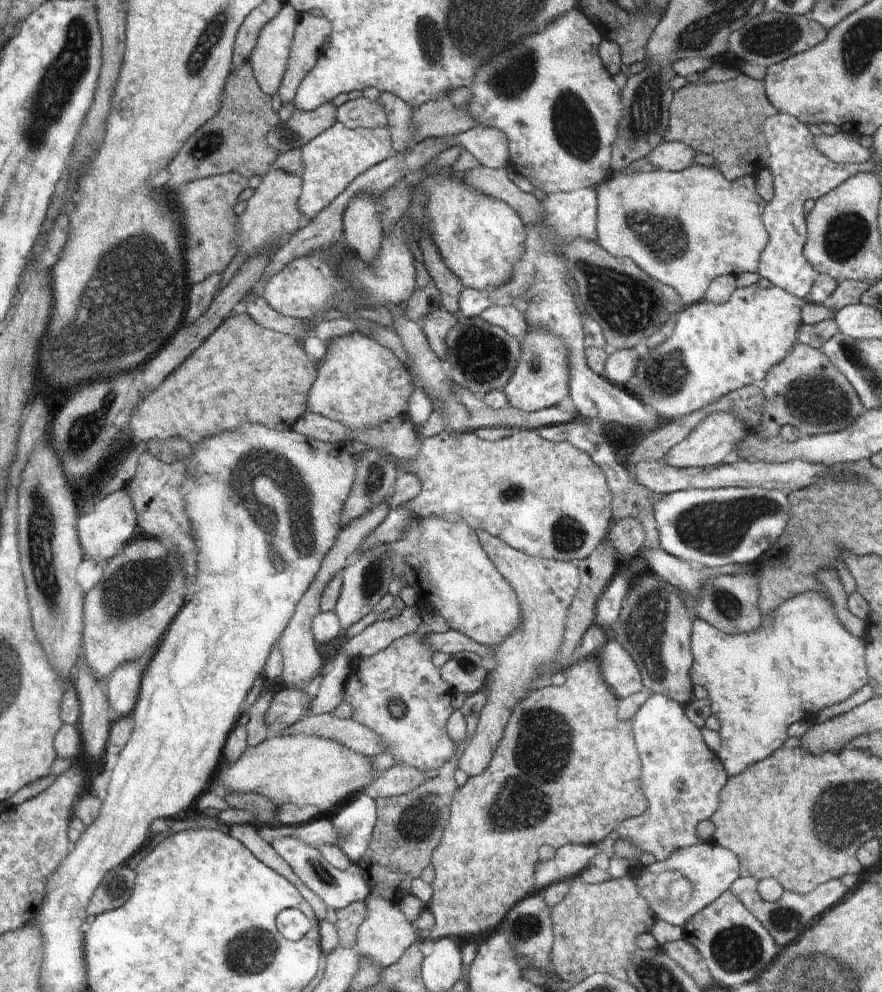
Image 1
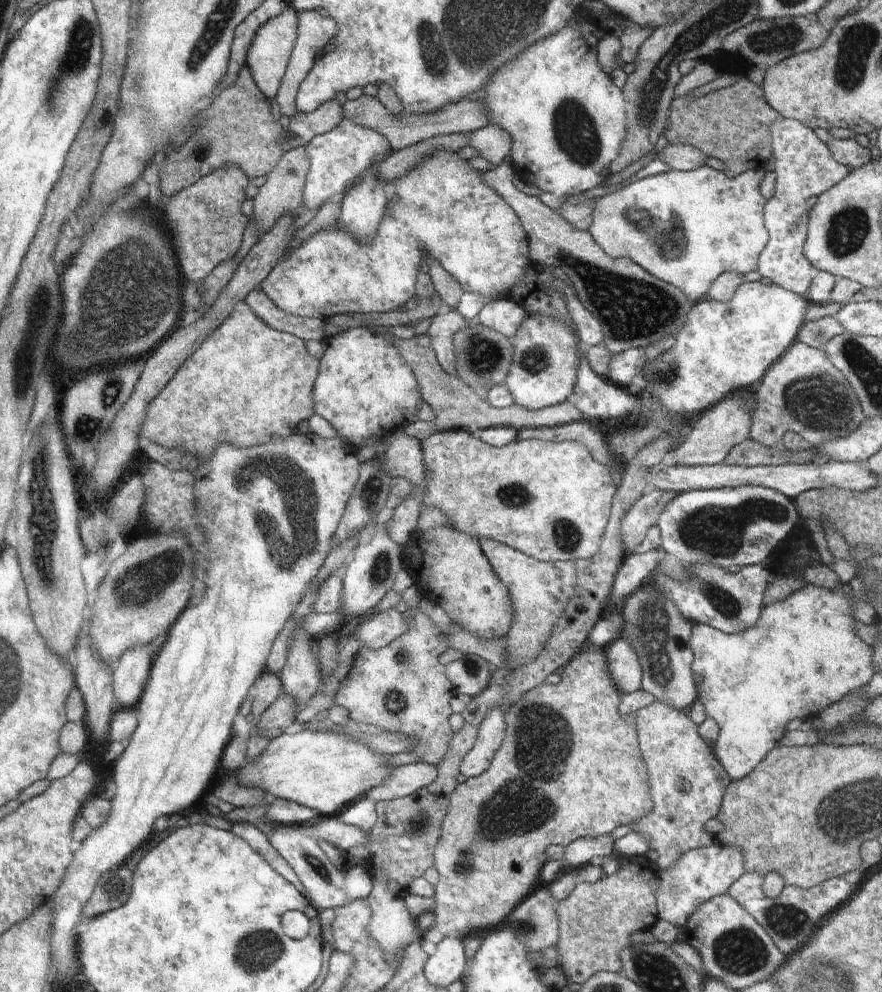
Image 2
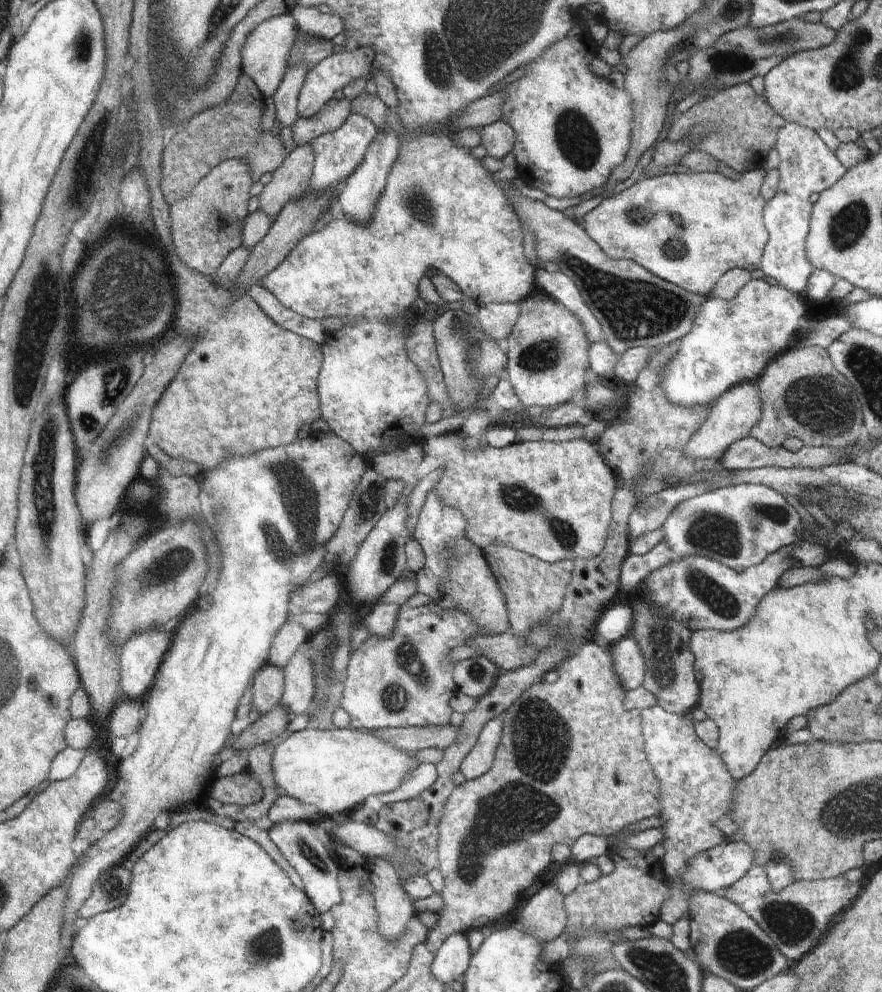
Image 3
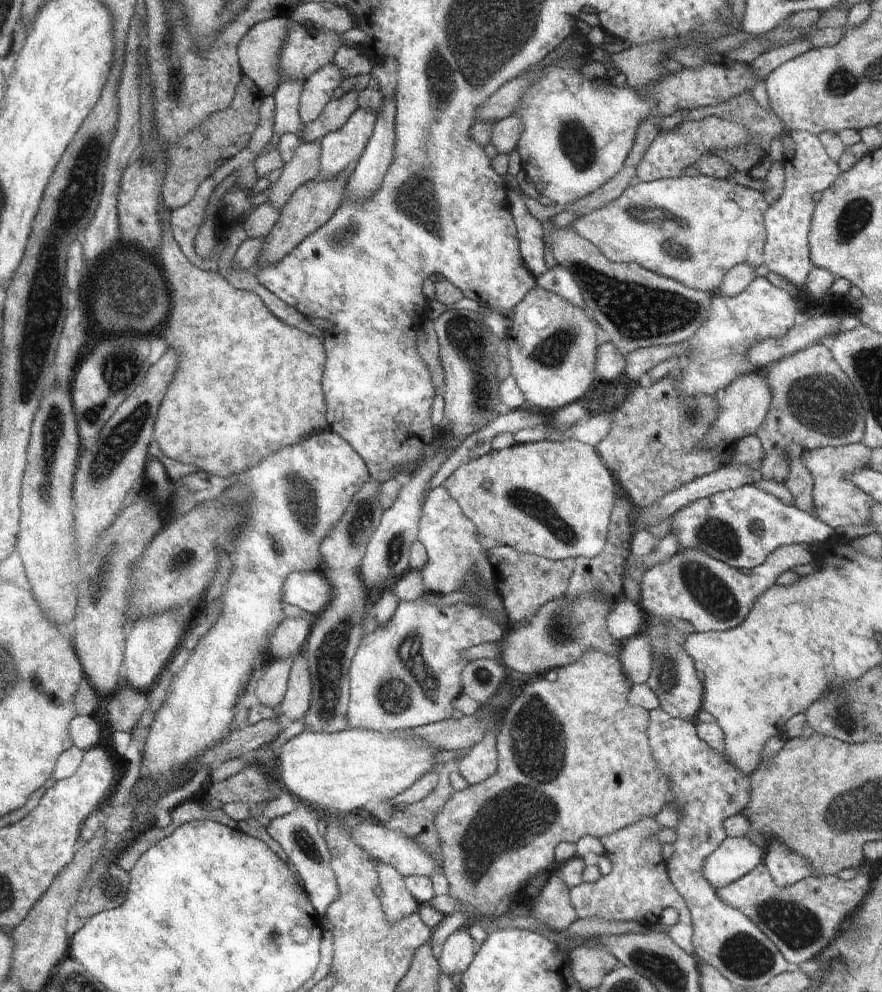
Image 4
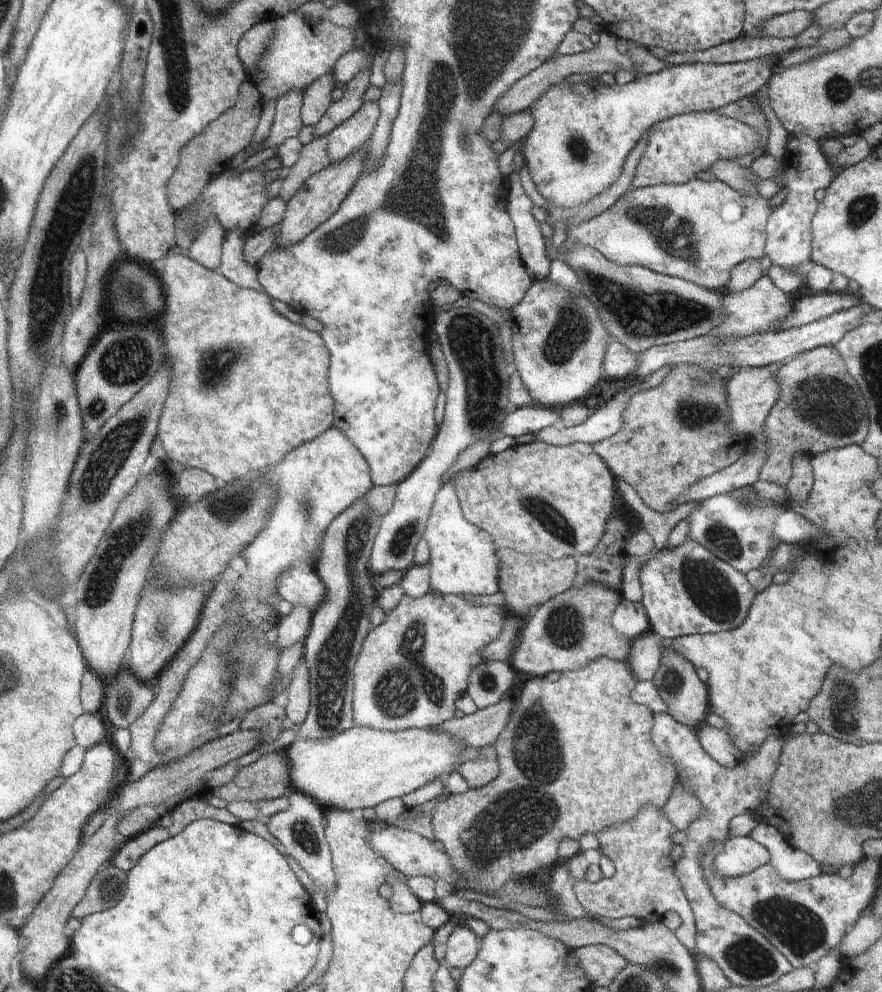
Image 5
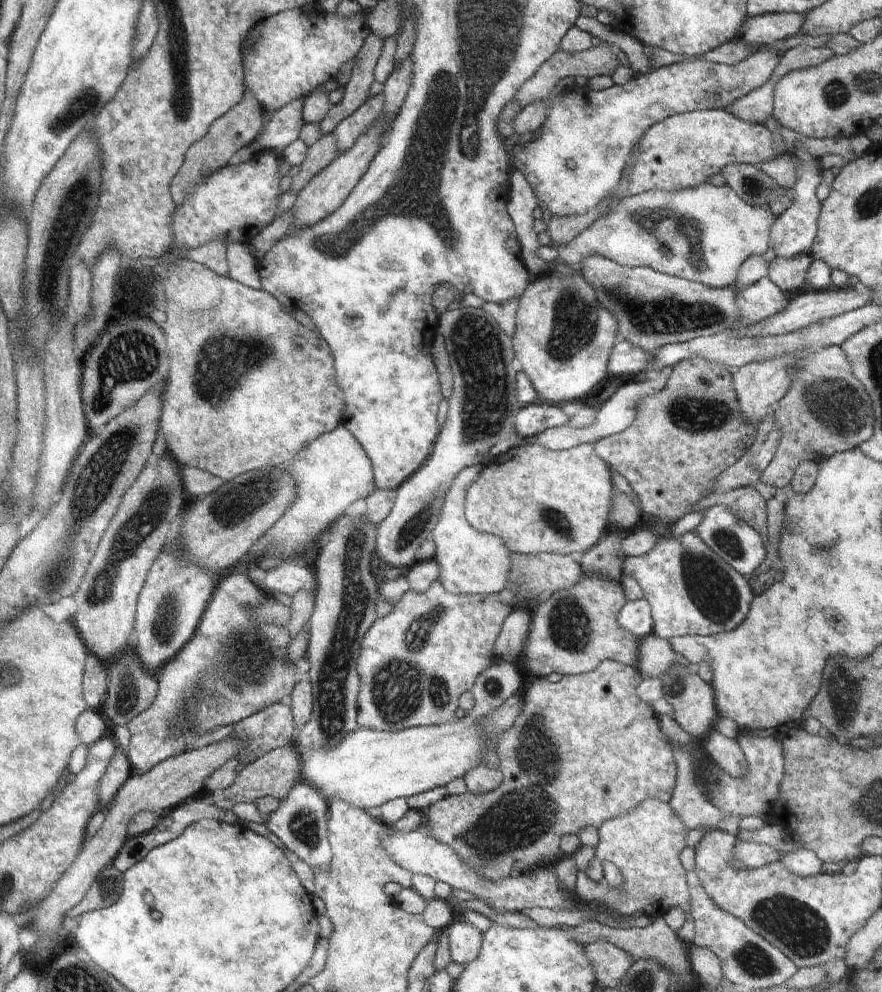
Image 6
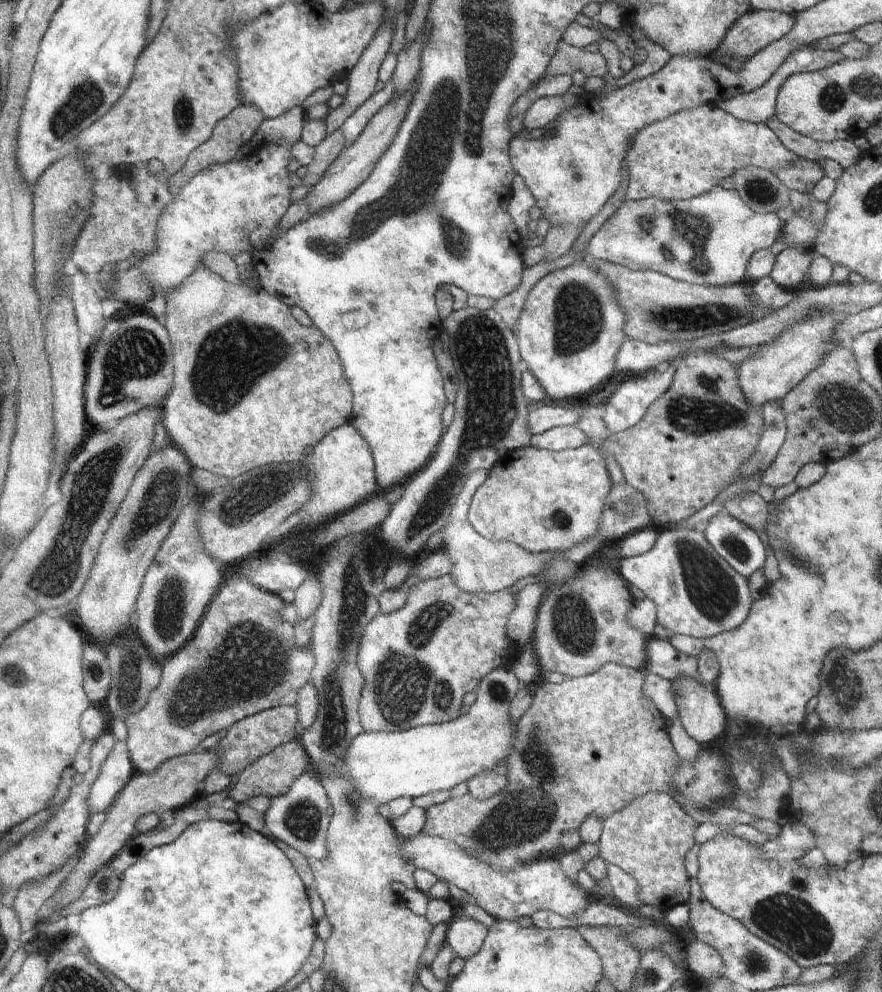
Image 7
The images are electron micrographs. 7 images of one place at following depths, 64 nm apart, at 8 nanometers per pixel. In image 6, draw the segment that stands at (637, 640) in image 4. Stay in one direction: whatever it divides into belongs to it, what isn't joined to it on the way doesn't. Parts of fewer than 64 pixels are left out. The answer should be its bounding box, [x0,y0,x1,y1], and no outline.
[636,633,694,677]

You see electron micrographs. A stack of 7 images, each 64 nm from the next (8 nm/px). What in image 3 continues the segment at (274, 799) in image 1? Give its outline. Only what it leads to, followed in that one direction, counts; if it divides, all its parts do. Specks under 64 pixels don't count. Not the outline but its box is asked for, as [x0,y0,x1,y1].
[271,728,420,818]

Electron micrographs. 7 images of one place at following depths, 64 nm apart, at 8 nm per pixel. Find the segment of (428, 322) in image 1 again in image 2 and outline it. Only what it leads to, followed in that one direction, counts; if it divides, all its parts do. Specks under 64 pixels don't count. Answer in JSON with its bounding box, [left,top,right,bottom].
[425,308,469,375]

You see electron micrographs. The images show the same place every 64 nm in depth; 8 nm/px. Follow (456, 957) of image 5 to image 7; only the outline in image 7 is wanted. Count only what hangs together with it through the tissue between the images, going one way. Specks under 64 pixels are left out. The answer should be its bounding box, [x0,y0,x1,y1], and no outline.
[446,916,488,961]

